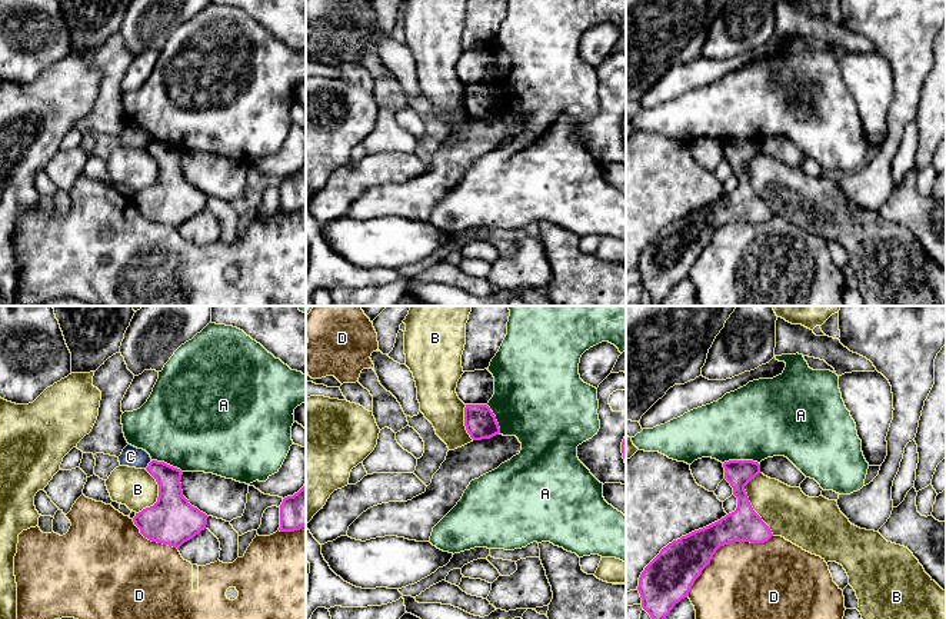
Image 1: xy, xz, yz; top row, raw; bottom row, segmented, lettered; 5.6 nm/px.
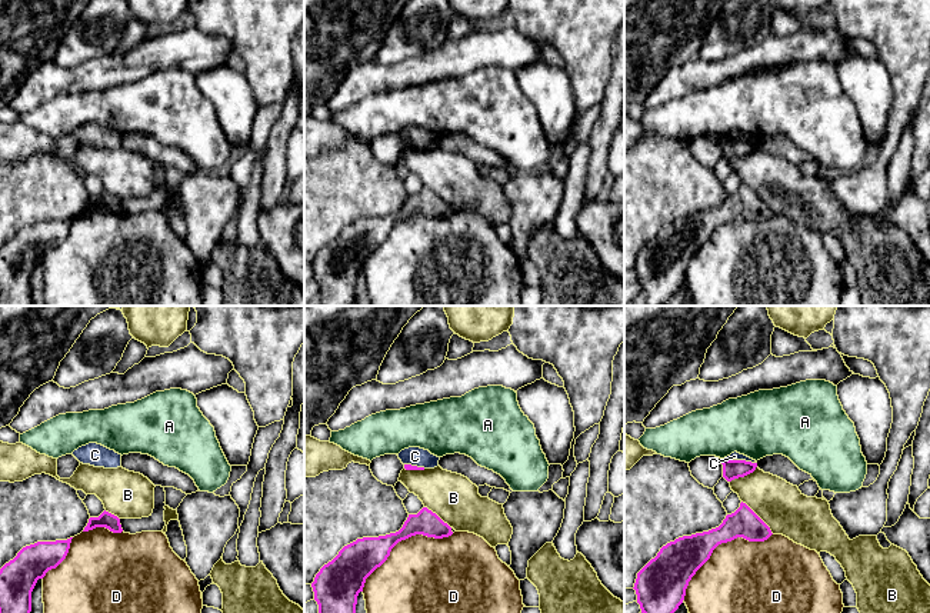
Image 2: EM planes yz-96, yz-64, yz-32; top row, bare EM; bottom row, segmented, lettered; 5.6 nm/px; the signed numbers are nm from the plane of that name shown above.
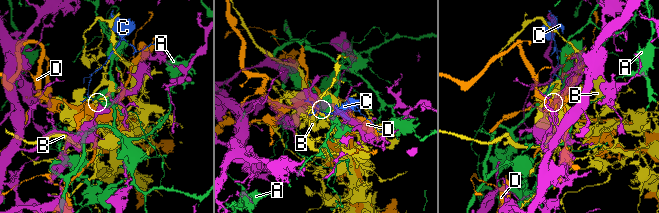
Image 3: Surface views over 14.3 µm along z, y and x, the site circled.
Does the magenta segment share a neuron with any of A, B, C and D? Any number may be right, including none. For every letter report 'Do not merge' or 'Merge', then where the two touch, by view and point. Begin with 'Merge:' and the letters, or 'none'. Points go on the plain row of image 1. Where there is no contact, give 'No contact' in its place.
Merge: none
A: Do not merge. Touches magenta at yz (740, 140)
B: Do not merge. Touches magenta at yz (749, 183)
C: Do not merge. Touches magenta at xy (149, 145)
D: Do not merge. Touches magenta at yz (720, 225)

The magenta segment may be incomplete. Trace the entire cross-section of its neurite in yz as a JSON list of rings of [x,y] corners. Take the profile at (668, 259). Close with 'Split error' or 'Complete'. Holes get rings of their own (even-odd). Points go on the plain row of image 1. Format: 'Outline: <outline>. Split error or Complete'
Outline: [[[729,140],[723,147],[725,159],[737,177],[736,190],[669,223],[639,257],[642,287],[650,294],[653,306],[660,306],[674,284],[689,276],[694,260],[720,226],[735,222],[765,223],[773,216],[753,190],[745,170],[760,153],[760,144],[753,140]]]. Complete

